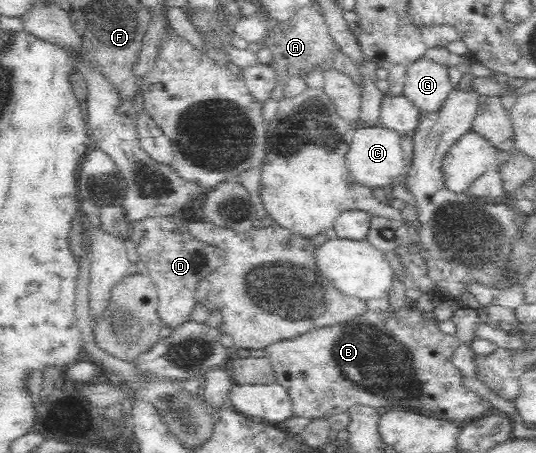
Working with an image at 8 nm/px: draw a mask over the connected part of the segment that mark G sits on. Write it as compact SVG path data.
M419 60L406 69L404 97L421 116L435 116L452 91L447 68L430 60Z

